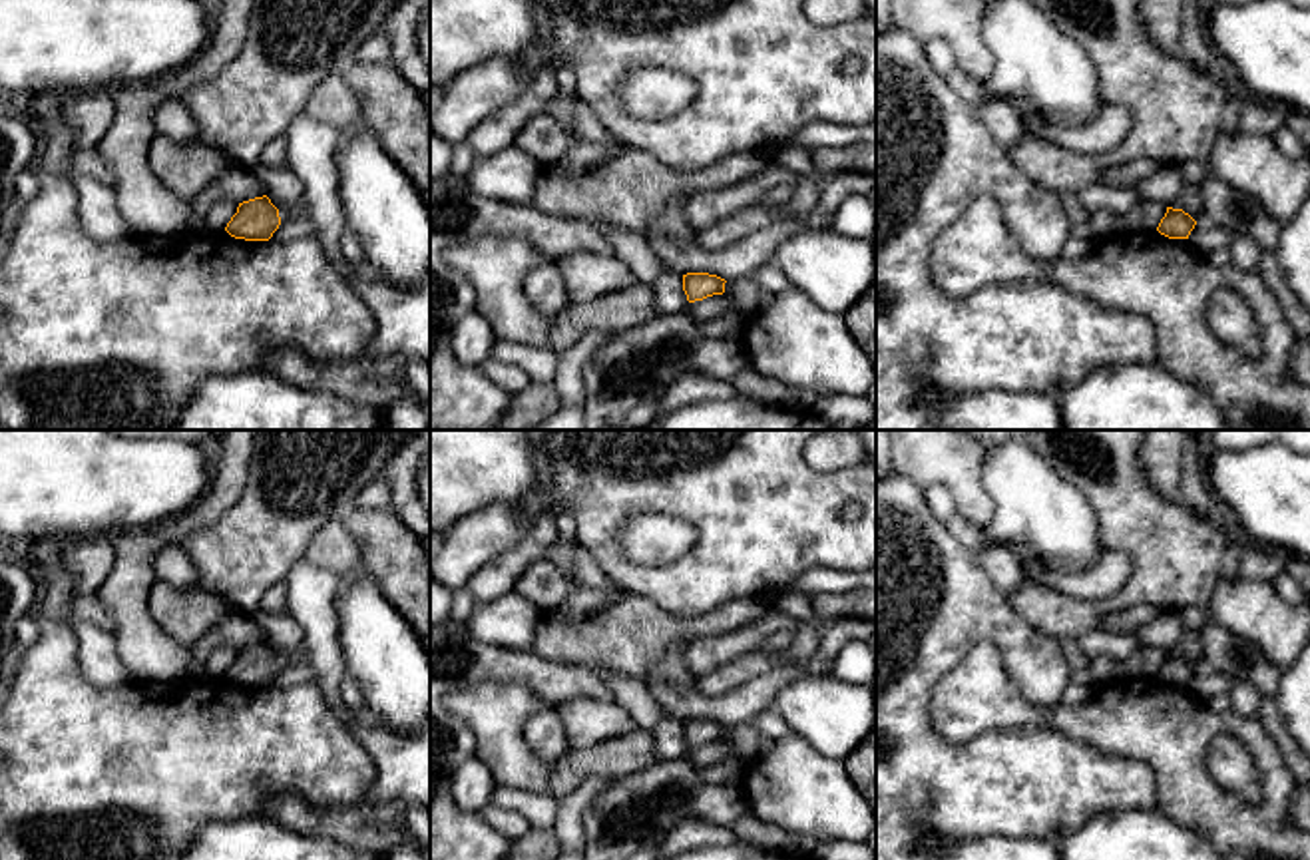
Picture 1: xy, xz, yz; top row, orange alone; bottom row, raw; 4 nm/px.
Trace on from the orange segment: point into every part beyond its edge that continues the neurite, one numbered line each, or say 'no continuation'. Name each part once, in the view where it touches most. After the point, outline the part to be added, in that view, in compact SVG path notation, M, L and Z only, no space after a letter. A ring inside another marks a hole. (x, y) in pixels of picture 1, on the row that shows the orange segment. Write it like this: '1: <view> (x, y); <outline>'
no continuation

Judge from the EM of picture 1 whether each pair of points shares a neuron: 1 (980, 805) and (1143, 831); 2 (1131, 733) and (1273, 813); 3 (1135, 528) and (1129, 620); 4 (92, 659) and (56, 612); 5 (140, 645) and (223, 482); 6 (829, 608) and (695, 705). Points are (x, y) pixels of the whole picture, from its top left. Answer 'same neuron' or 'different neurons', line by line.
1: different neurons
2: same neuron
3: different neurons
4: same neuron
5: same neuron
6: different neurons

